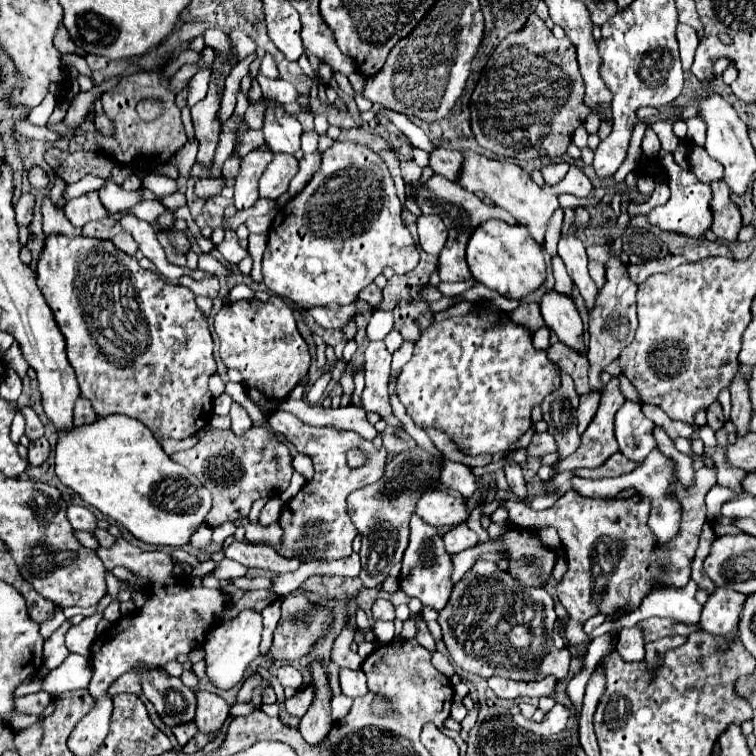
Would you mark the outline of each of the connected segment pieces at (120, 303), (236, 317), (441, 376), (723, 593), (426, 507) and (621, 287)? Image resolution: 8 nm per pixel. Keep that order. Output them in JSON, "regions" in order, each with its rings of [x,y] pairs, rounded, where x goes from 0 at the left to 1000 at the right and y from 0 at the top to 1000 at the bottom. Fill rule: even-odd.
{"regions":[[[[85,311],[61,313],[58,332],[56,332],[53,345],[50,345],[50,380],[53,380],[63,406],[69,409],[69,417],[71,417],[71,425],[77,427],[77,435],[85,443],[87,470],[90,470],[95,488],[101,491],[101,499],[103,499],[103,507],[106,507],[106,525],[111,525],[122,533],[130,552],[143,552],[143,549],[159,546],[159,549],[185,554],[196,567],[201,567],[206,581],[246,581],[246,578],[259,575],[262,570],[267,570],[278,560],[278,554],[280,554],[280,528],[283,525],[275,515],[275,501],[278,501],[278,496],[286,493],[286,478],[283,478],[283,470],[280,470],[283,454],[280,454],[280,443],[278,443],[275,427],[270,422],[270,414],[262,409],[262,403],[257,398],[257,388],[249,380],[220,374],[209,364],[204,364],[201,358],[188,356],[177,340],[153,329],[148,319],[116,316],[111,311],[101,311],[98,316],[90,316]]],[[[360,390],[354,398],[325,396],[296,403],[283,419],[283,435],[291,446],[294,480],[320,493],[328,525],[352,546],[362,546],[368,533],[407,493],[407,456],[392,435],[384,403],[368,390]]],[[[640,403],[635,417],[614,417],[571,427],[550,454],[545,475],[534,483],[524,520],[553,565],[590,570],[616,602],[630,604],[640,599],[653,602],[675,591],[704,565],[704,538],[714,536],[735,512],[741,512],[738,485],[725,478],[722,464],[709,464],[704,459],[704,440],[696,433],[677,427],[669,414]]],[[[947,776],[929,803],[929,832],[942,840],[955,840],[966,845],[974,837],[974,824],[984,792],[987,787],[979,787],[976,782],[968,782],[963,776]]],[[[563,649],[553,663],[550,679],[571,697],[601,697],[622,687],[616,663],[606,655],[595,657],[590,649]]],[[[810,337],[802,345],[802,374],[796,382],[791,382],[788,401],[783,406],[780,417],[780,454],[778,454],[778,480],[780,480],[780,512],[783,517],[796,520],[799,507],[794,501],[794,493],[823,467],[823,462],[836,454],[839,438],[844,433],[841,419],[841,374],[831,364],[831,348],[825,348],[817,337]]]]}

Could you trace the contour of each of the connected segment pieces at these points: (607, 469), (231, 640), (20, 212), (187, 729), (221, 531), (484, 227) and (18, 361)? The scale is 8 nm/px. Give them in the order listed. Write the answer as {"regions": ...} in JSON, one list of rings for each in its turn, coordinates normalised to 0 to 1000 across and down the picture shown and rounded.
{"regions":[[[[823,599],[810,602],[796,618],[791,620],[762,620],[759,626],[767,631],[780,631],[780,634],[791,634],[791,631],[820,631],[825,626],[833,626],[844,618],[847,612],[828,607]]],[[[320,808],[312,819],[302,819],[294,827],[288,827],[283,835],[275,837],[270,848],[270,874],[272,874],[272,893],[275,901],[294,914],[302,914],[312,906],[317,906],[325,896],[328,880],[344,869],[341,853],[344,853],[344,837],[347,837],[347,813],[339,808]]],[[[29,255],[24,269],[21,269],[21,295],[24,298],[40,298],[45,287],[45,258],[42,255]]],[[[249,956],[249,959],[233,959],[233,962],[228,964],[228,970],[230,970],[230,975],[235,978],[235,983],[243,988],[243,985],[262,970],[262,964],[259,964],[259,956]]],[[[299,689],[299,692],[288,694],[288,697],[283,697],[283,705],[280,705],[280,716],[283,716],[283,718],[288,718],[288,721],[294,721],[298,713],[304,710],[310,702],[312,702],[312,694],[310,694],[307,689]]],[[[659,290],[638,295],[619,319],[616,343],[624,366],[632,374],[659,385],[672,396],[693,396],[698,388],[714,382],[722,372],[722,345],[717,327],[709,324],[709,319],[698,311],[698,303],[688,298],[672,298]]],[[[19,454],[19,456],[8,464],[8,470],[5,470],[5,483],[8,483],[11,488],[19,488],[26,499],[34,499],[34,491],[37,491],[37,485],[40,485],[40,483],[34,480],[34,475],[32,475],[24,454]]]]}

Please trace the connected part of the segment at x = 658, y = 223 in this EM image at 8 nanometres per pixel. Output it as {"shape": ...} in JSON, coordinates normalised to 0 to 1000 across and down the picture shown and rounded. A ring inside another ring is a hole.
{"shape":[[[873,200],[873,213],[884,226],[884,245],[886,245],[889,261],[884,269],[865,274],[857,282],[857,295],[876,303],[876,306],[884,306],[884,308],[897,308],[897,311],[907,311],[907,313],[929,313],[939,303],[939,295],[942,295],[942,279],[937,271],[939,261],[942,261],[939,247],[926,242],[921,237],[921,231],[915,231],[915,226],[894,218],[889,213],[889,202]]]}

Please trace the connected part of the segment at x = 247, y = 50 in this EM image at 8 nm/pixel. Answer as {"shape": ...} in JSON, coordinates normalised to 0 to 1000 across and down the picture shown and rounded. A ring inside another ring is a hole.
{"shape":[[[307,41],[304,44],[304,52],[307,52],[307,60],[310,60],[310,70],[312,70],[312,78],[323,78],[325,73],[336,70],[339,67],[339,57],[331,52],[331,46],[325,41]]]}

